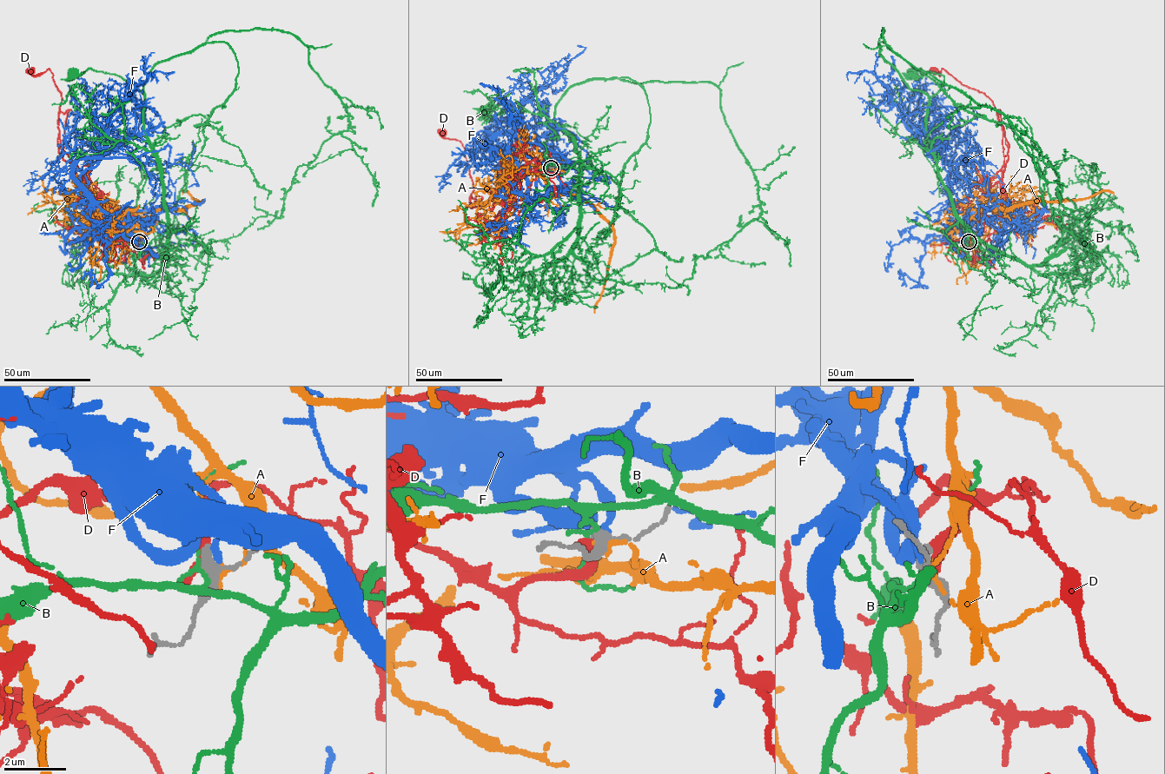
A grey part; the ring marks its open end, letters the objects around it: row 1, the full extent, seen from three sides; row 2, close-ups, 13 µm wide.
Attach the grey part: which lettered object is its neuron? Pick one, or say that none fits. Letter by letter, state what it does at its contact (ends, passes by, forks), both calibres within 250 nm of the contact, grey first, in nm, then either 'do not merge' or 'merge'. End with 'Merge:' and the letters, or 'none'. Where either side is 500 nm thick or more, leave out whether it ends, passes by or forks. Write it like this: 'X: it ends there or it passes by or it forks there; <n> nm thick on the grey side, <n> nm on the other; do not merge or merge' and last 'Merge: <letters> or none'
A: it ends there; 340 nm thick on the grey side, 190 nm on the other; do not merge
B: it passes by; 320 nm thick on the grey side, 130 nm on the other; do not merge
D: it ends there; 280 nm thick on the grey side, 480 nm on the other; merge
F: it ends there; 300 nm thick on the grey side, 190 nm on the other; do not merge
Merge: D

